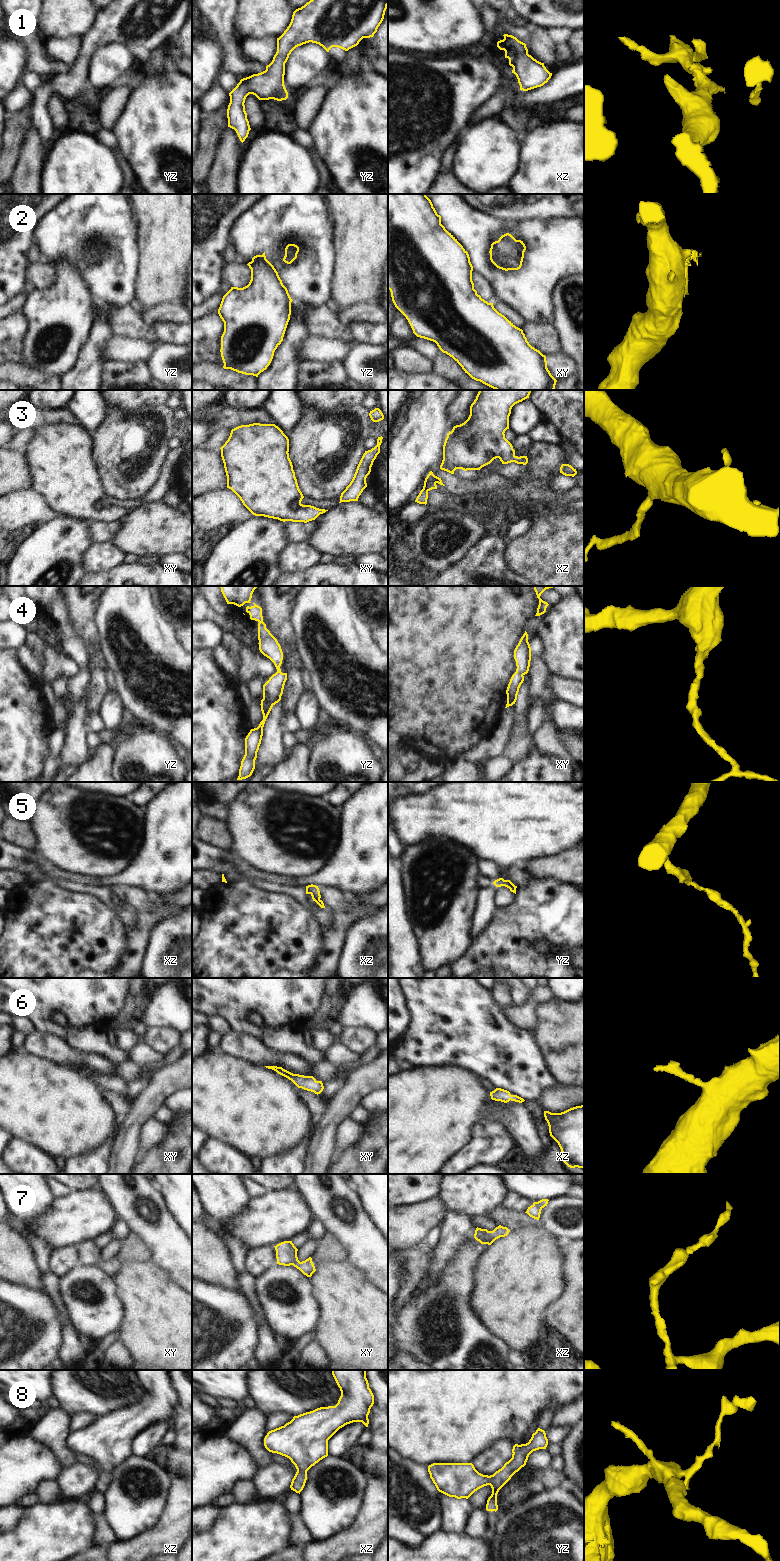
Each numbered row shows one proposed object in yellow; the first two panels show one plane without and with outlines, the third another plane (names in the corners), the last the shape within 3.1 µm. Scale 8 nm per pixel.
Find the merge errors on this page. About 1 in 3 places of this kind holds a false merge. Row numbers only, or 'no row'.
2

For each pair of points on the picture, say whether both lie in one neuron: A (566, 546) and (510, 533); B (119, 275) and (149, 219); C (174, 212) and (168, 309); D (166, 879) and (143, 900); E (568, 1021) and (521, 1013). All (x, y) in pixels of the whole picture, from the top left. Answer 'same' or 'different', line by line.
A: different
B: different
C: different
D: different
E: different

